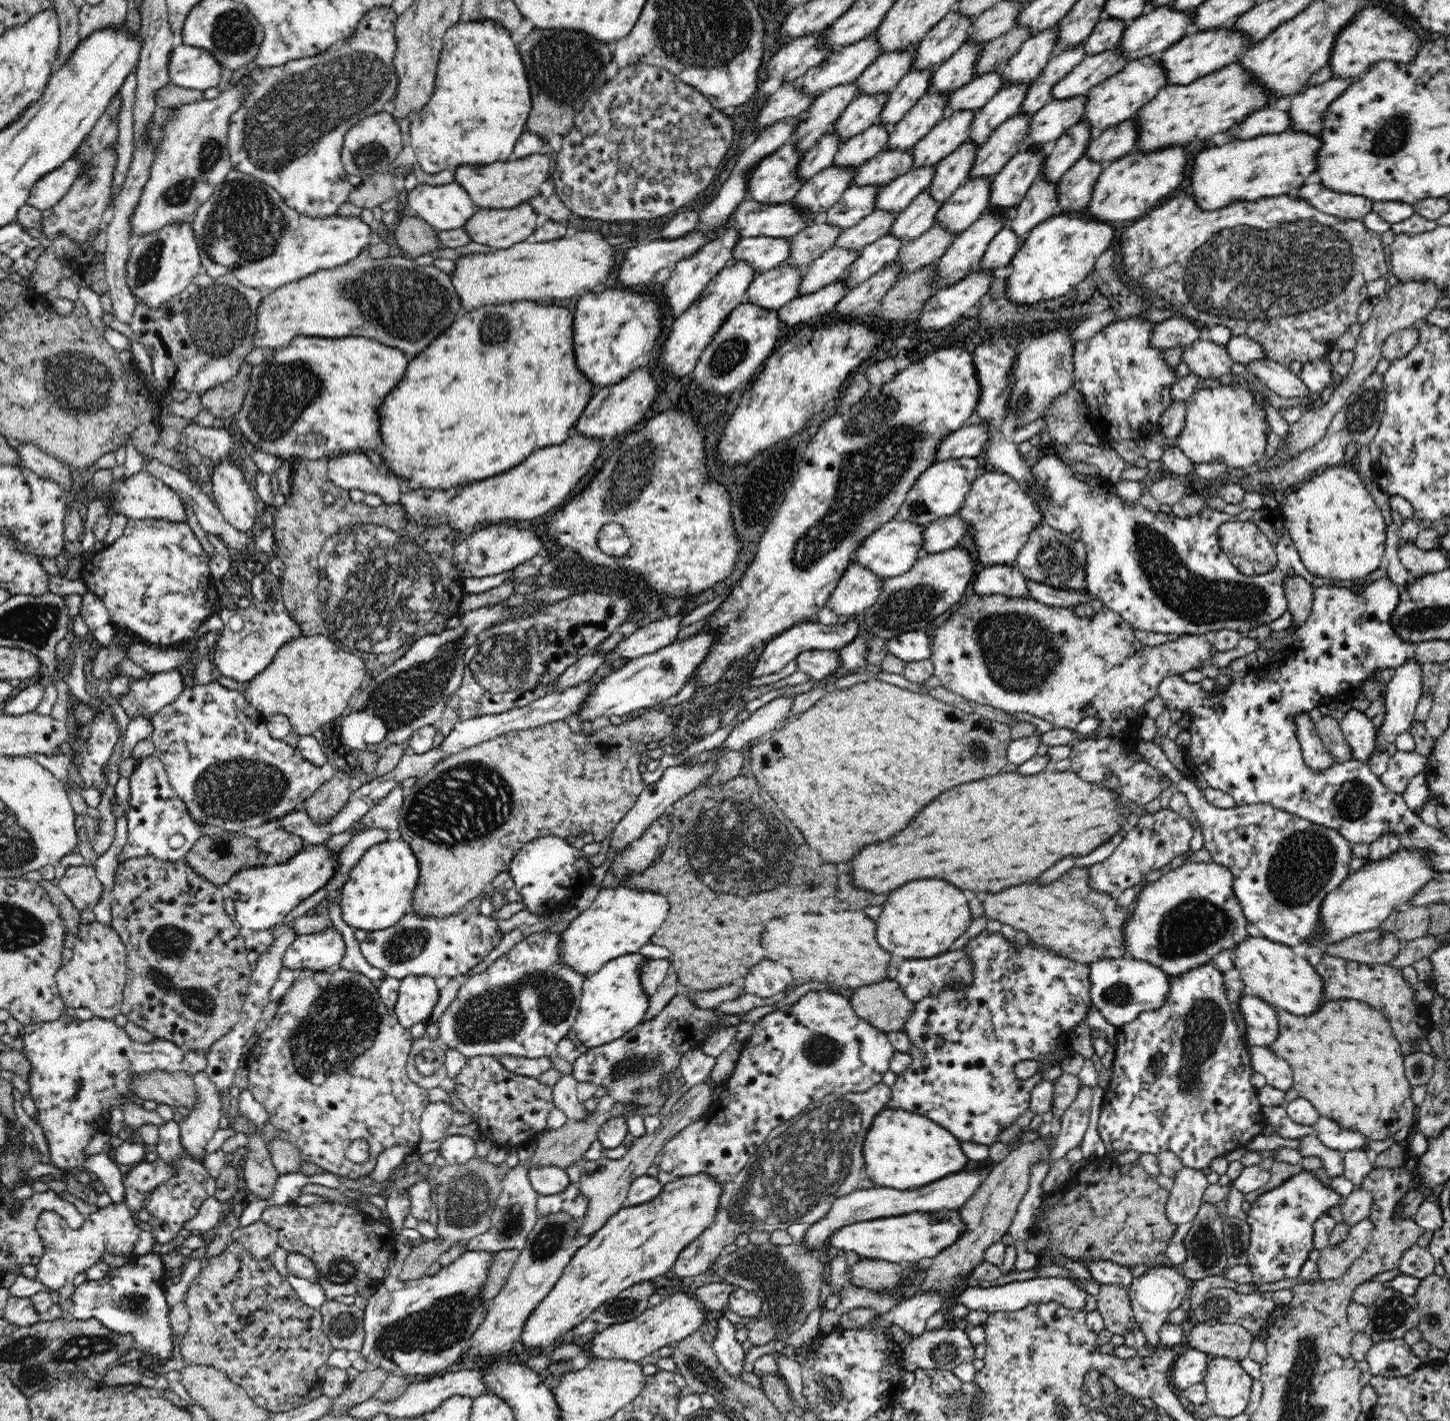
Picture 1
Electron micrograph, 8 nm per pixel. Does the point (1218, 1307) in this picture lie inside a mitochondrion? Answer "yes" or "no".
yes

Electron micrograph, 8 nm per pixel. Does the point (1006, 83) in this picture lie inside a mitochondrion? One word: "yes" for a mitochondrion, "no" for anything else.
no

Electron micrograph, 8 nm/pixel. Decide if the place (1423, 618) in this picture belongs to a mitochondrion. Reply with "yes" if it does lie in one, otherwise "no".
yes

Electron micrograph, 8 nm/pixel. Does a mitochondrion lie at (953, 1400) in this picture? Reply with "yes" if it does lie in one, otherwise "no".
yes

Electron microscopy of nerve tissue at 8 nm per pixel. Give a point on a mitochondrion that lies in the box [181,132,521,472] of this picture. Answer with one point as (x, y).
(392, 298)

